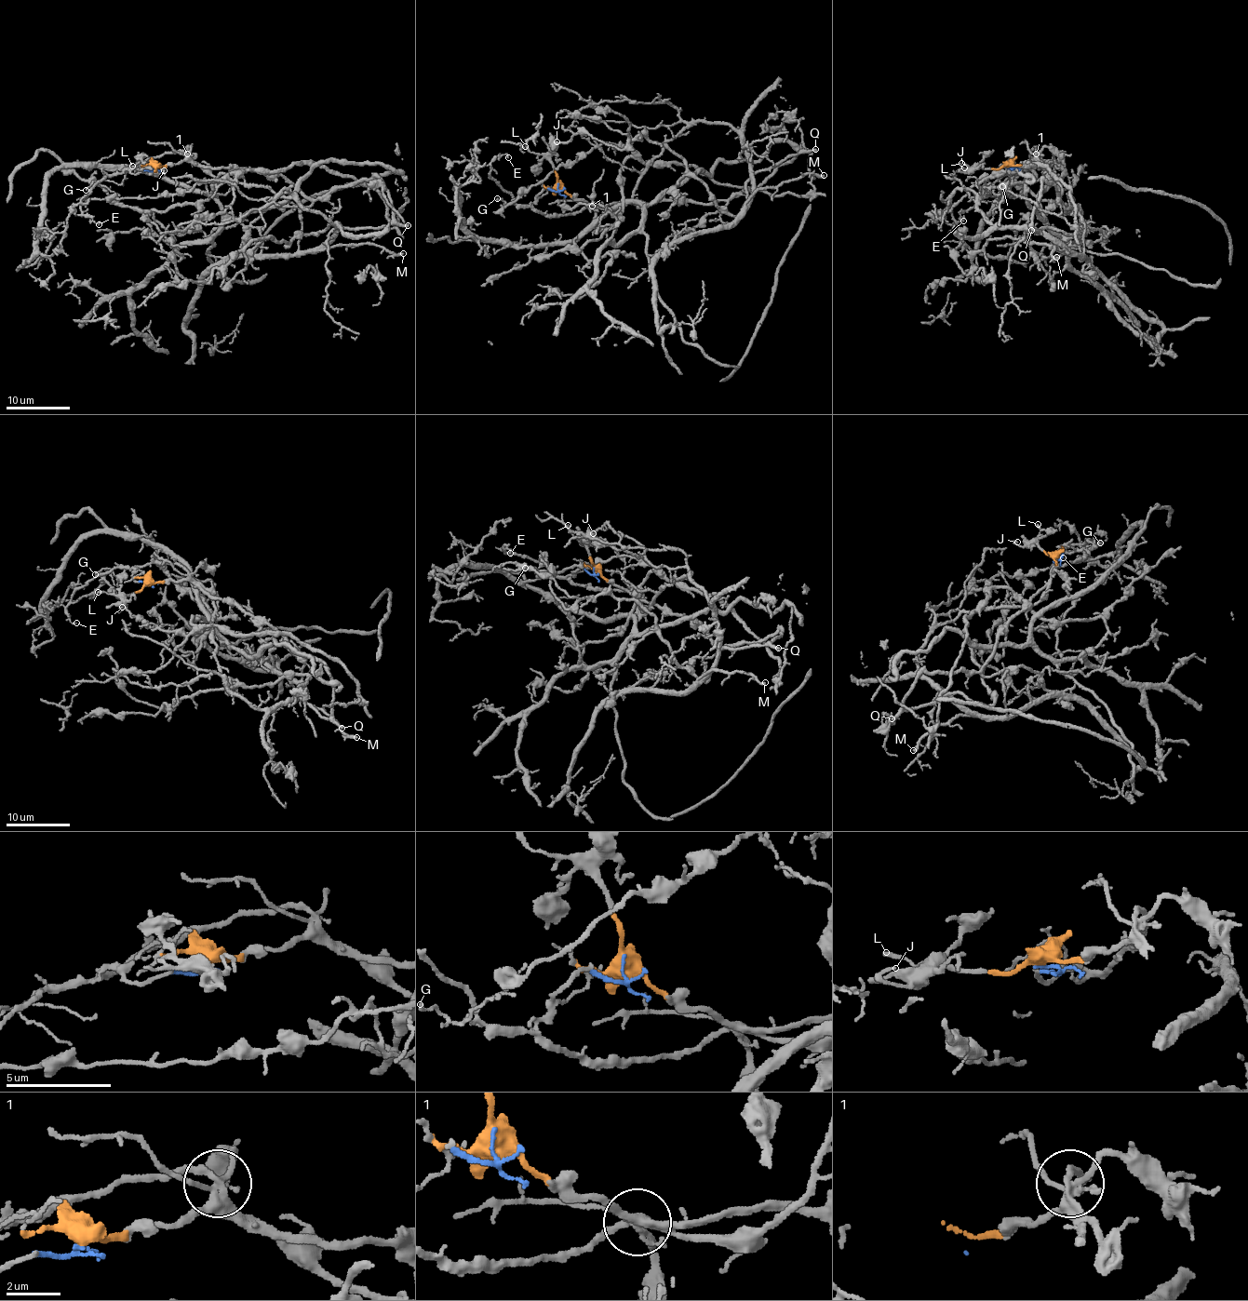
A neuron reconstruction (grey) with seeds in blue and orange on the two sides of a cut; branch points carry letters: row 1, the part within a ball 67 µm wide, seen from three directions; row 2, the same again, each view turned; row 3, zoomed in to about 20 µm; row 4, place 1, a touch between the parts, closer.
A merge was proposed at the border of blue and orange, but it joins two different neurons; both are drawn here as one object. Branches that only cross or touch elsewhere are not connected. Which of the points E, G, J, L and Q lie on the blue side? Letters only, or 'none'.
E, G

